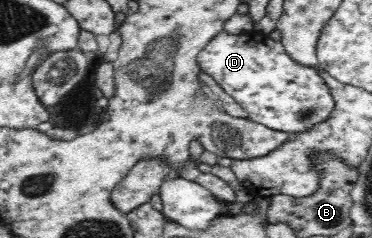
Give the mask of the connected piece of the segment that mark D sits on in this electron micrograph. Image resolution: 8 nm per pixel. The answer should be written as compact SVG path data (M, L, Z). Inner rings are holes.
M223 31L200 51L197 63L204 73L214 78L218 85L246 110L249 120L276 131L288 132L291 135L308 131L312 129L312 125L326 121L335 107L334 98L325 80L319 75L319 70L293 61L287 55L283 44L273 41L269 35L255 32L235 35Z

